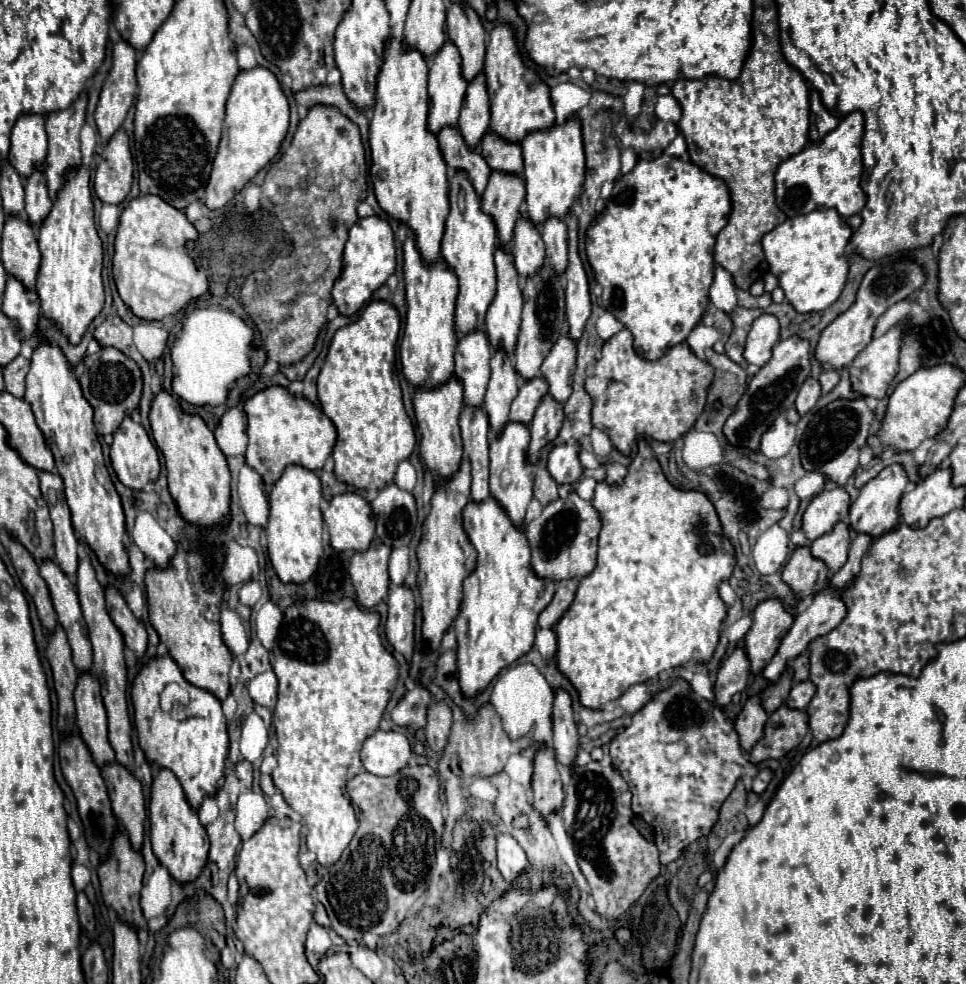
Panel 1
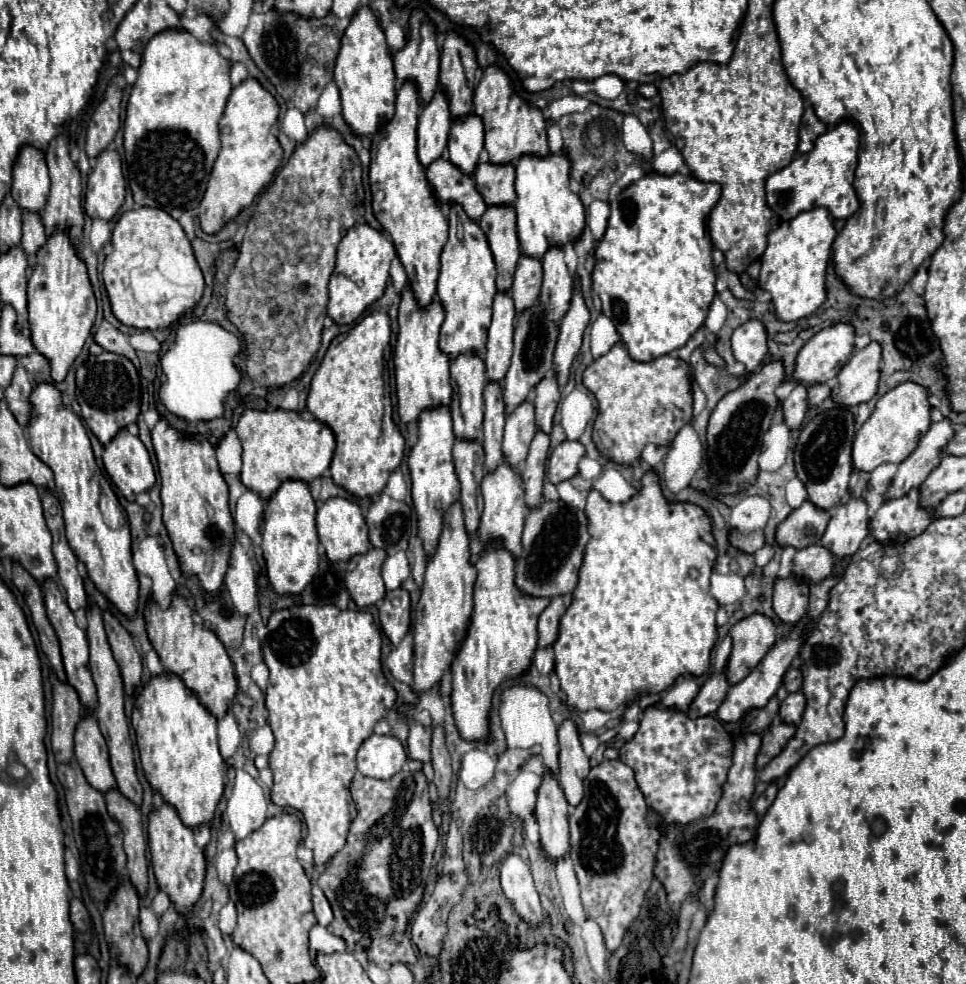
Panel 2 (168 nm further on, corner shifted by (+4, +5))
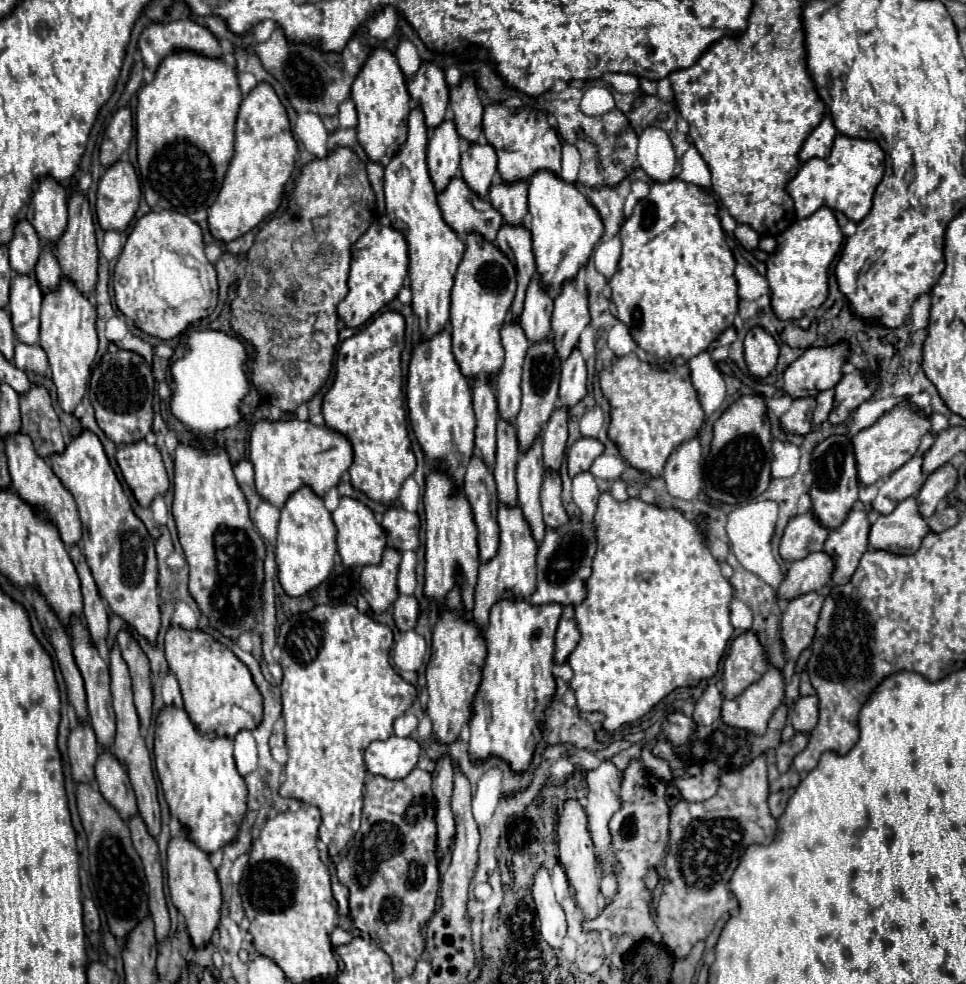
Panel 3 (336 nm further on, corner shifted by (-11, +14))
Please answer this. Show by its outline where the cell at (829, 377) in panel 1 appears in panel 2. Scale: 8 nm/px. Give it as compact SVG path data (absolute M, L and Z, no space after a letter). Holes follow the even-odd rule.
M817 383L809 387L809 403L819 405L823 399L827 399L831 393L831 387L827 383Z

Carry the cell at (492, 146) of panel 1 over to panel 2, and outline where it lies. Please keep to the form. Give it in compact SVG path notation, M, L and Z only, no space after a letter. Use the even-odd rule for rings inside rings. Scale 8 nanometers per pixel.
M479 163L475 167L475 183L481 195L485 195L485 203L513 203L515 193L515 165L513 163Z

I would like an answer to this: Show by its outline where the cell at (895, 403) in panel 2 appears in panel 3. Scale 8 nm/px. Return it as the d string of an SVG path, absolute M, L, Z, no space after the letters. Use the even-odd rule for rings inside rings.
M898 404L890 412L886 412L882 418L878 418L876 424L858 432L852 438L858 482L864 486L872 486L874 482L890 476L894 470L904 466L918 452L920 440L924 434L928 434L928 430L930 430L928 418L918 416L908 404Z

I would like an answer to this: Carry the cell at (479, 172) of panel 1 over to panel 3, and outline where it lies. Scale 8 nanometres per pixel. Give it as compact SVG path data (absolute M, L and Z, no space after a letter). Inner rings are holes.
M454 178L444 192L438 194L438 204L442 208L444 222L462 238L468 234L480 234L484 240L494 242L502 226L498 210L490 202L480 202L462 178Z

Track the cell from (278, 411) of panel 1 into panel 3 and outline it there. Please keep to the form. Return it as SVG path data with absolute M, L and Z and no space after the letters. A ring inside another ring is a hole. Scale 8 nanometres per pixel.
M260 420L250 434L250 462L254 466L256 492L276 508L282 508L302 486L310 486L320 498L332 486L338 486L352 464L352 446L342 434L310 422Z

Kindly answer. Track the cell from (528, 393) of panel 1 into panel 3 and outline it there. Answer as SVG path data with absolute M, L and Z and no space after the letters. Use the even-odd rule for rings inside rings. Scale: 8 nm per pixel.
M540 438L526 454L520 456L518 468L516 468L516 480L518 480L520 510L532 530L536 544L540 546L544 540L544 532L546 532L546 526L542 522L542 508L540 508L540 488L542 488L542 480L544 480Z

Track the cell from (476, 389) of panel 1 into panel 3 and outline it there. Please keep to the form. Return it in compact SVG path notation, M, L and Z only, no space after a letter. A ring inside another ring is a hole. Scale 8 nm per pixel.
M476 378L472 384L474 412L476 412L476 448L482 462L492 468L496 452L496 424L498 424L498 404L492 384L486 378Z

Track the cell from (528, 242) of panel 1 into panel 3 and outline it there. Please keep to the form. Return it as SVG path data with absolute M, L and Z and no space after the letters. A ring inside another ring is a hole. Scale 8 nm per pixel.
M534 276L526 290L526 302L520 316L520 326L532 344L550 338L552 334L550 316L552 316L552 296L546 294L544 286L540 284L540 278Z

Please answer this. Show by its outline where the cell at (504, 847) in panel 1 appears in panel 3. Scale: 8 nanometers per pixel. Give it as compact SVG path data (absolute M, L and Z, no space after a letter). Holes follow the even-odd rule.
M538 870L532 886L536 912L540 918L540 934L548 942L550 948L560 950L562 942L566 938L566 918L564 910L558 904L552 888L552 880L548 876L548 870Z

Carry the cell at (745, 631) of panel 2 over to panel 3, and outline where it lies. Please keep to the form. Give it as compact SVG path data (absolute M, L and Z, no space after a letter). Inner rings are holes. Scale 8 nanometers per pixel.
M754 632L734 638L722 672L722 696L732 700L740 696L750 684L758 682L768 670L764 648Z

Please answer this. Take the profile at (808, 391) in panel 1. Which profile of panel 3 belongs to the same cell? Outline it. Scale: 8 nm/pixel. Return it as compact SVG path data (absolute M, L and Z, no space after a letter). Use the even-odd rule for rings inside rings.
M804 398L804 402L792 402L788 412L780 418L782 430L792 436L806 436L812 430L814 406L816 406L814 398Z

